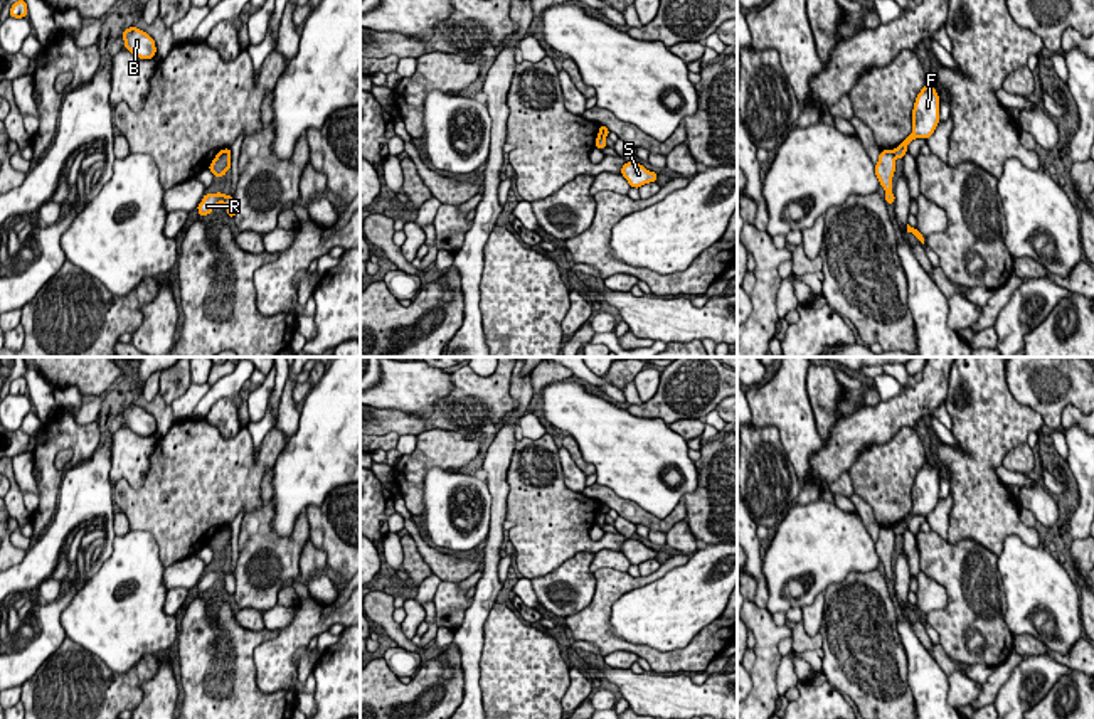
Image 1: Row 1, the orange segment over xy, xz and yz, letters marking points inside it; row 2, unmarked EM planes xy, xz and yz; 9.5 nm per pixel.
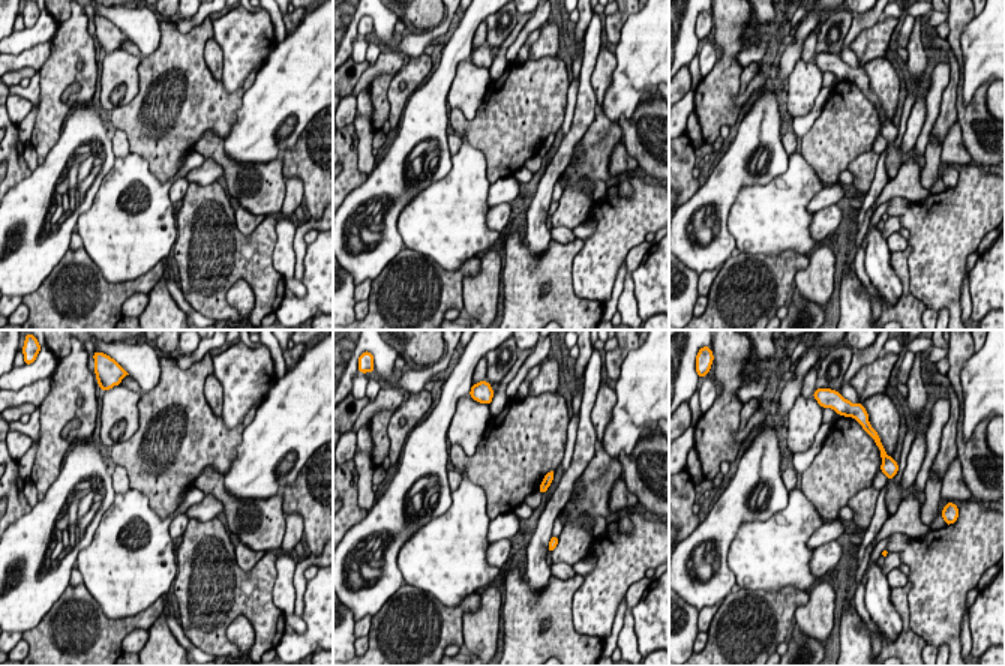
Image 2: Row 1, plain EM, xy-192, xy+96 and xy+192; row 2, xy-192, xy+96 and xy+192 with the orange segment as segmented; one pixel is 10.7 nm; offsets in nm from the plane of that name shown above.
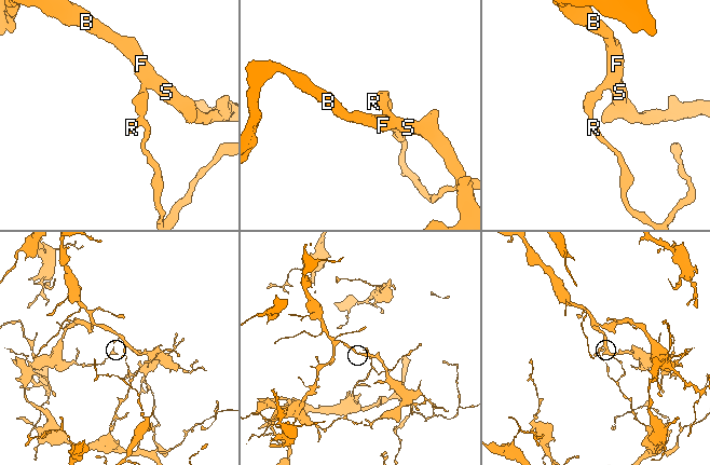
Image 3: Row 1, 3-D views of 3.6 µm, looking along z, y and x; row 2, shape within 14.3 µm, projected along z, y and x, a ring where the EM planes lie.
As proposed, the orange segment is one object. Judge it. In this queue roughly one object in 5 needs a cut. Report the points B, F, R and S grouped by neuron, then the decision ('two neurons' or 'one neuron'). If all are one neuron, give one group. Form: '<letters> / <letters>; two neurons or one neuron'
B F S / R; two neurons

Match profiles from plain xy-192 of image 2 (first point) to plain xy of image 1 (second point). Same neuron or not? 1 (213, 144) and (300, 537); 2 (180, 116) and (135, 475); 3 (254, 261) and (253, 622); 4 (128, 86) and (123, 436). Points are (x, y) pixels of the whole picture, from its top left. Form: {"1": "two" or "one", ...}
{"1": "one", "2": "two", "3": "two", "4": "one"}

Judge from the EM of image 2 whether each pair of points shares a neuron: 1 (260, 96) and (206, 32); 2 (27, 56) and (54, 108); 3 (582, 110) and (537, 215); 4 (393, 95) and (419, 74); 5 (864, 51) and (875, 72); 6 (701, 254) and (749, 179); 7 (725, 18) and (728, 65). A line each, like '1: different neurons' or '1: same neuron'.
1: different neurons
2: different neurons
3: same neuron
4: same neuron
5: different neurons
6: same neuron
7: same neuron

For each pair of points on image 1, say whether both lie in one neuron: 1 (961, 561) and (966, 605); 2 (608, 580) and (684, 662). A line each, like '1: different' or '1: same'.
1: same
2: same

